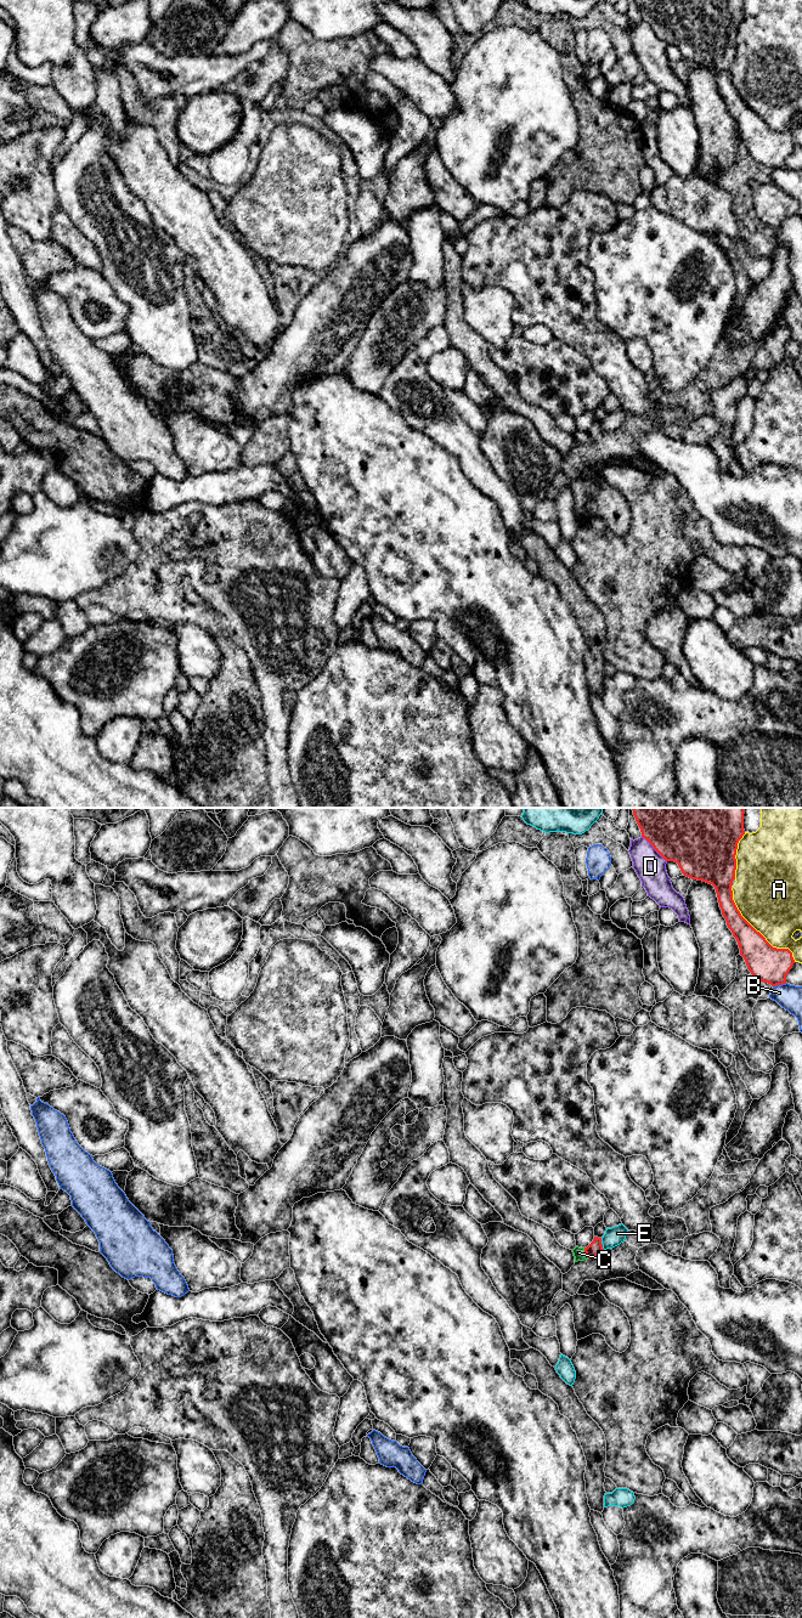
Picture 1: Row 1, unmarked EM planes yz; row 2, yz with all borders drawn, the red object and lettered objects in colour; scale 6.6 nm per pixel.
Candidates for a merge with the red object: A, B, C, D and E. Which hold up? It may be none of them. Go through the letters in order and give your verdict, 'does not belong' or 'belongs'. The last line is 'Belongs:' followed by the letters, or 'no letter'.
A: does not belong
B: does not belong
C: belongs
D: does not belong
E: does not belong
Belongs: C

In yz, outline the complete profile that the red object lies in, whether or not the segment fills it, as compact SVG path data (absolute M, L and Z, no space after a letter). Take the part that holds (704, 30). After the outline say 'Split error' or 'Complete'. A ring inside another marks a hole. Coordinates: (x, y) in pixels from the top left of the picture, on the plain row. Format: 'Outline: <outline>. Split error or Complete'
Outline: M634 0L645 22L666 44L678 47L682 57L691 63L712 68L722 98L736 123L740 138L751 158L772 170L786 168L786 159L795 143L789 132L773 131L740 97L734 84L732 67L735 63L738 27L745 18L744 0Z. Complete

